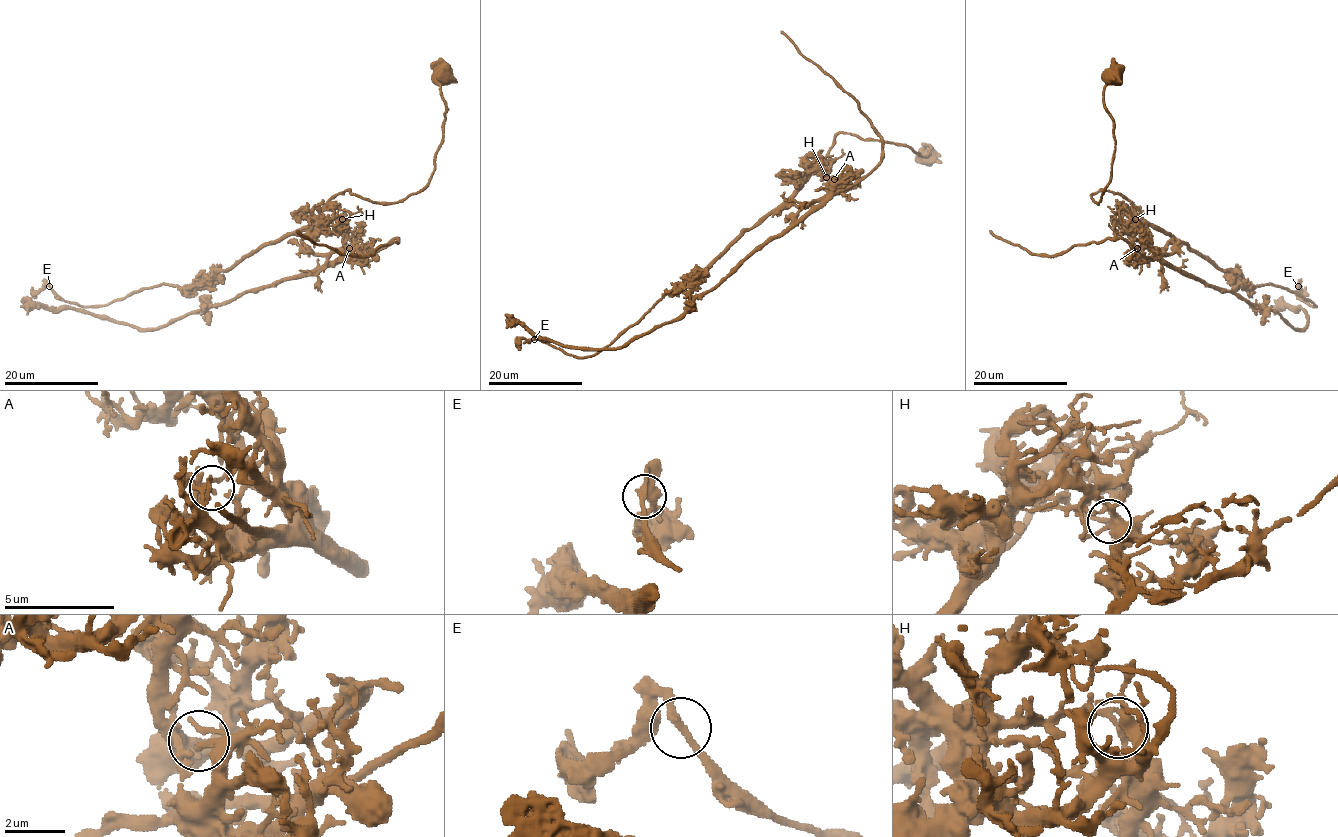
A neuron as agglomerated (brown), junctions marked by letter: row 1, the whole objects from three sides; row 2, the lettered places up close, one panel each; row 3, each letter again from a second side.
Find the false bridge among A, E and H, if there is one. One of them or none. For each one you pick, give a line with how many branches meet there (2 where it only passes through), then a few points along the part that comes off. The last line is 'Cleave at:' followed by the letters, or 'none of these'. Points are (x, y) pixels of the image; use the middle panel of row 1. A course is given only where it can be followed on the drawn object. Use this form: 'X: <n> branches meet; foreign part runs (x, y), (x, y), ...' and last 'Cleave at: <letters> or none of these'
H: 2 branches meet; foreign part runs (827, 176), (830, 192), (818, 204), (758, 245), (674, 319), (618, 347), (575, 349), (536, 338), (506, 316)
Cleave at: H

